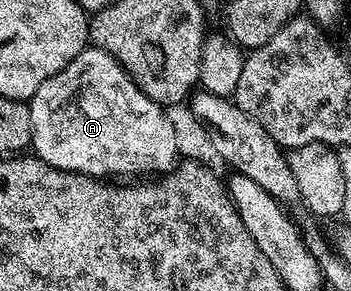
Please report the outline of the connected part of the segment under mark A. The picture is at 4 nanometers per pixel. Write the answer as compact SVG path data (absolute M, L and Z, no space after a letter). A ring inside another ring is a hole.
M87 46L83 52L76 54L76 58L72 58L72 62L68 62L68 66L64 66L64 70L60 70L52 78L48 78L48 82L44 82L40 86L40 90L36 90L36 94L28 103L32 114L32 138L30 141L33 155L43 160L48 166L58 168L62 172L75 172L81 176L95 178L110 178L106 176L150 176L146 178L154 178L157 177L154 176L157 172L173 173L179 163L180 155L176 146L176 135L172 122L166 116L166 108L152 98L148 98L148 94L142 92L137 82L122 69L122 64L116 58L109 56L102 48Z

